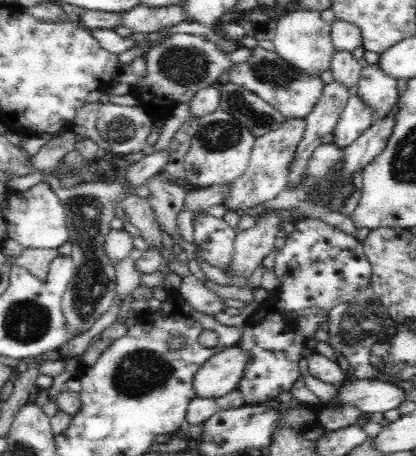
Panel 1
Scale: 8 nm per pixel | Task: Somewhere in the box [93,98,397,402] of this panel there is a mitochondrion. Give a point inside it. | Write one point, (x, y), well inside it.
(139, 373)

